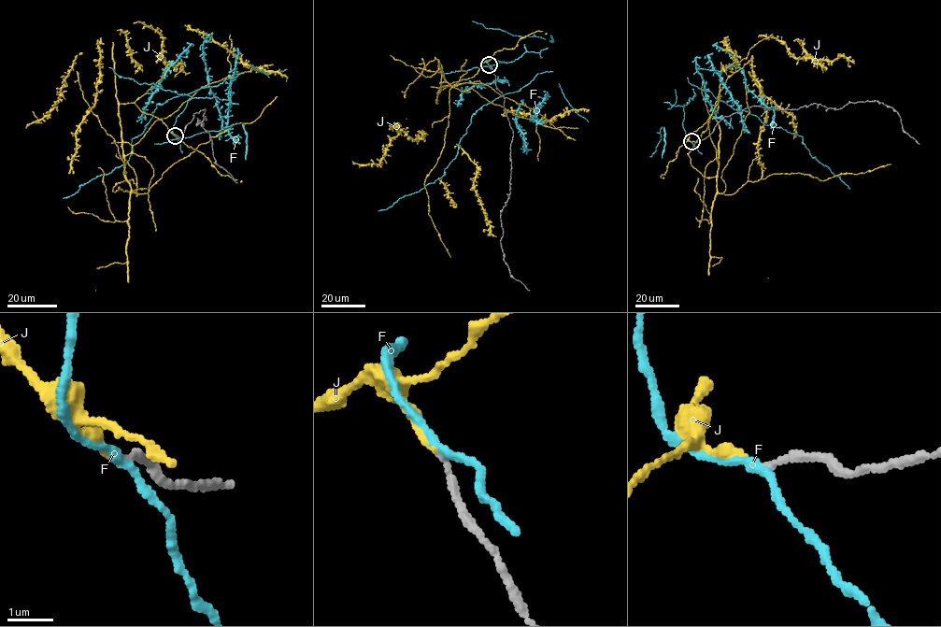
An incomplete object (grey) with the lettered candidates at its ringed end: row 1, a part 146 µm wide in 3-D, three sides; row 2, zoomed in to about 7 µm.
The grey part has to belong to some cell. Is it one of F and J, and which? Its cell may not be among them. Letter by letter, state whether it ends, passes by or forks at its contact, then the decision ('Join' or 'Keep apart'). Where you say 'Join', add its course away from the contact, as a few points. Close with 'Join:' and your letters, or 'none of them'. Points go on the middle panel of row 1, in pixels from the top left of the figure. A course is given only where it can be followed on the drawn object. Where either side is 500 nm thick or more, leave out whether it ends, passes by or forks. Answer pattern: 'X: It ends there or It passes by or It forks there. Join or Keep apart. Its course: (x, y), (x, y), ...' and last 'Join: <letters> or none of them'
F: It passes by. Keep apart
J: It ends there. Join
Join: J

